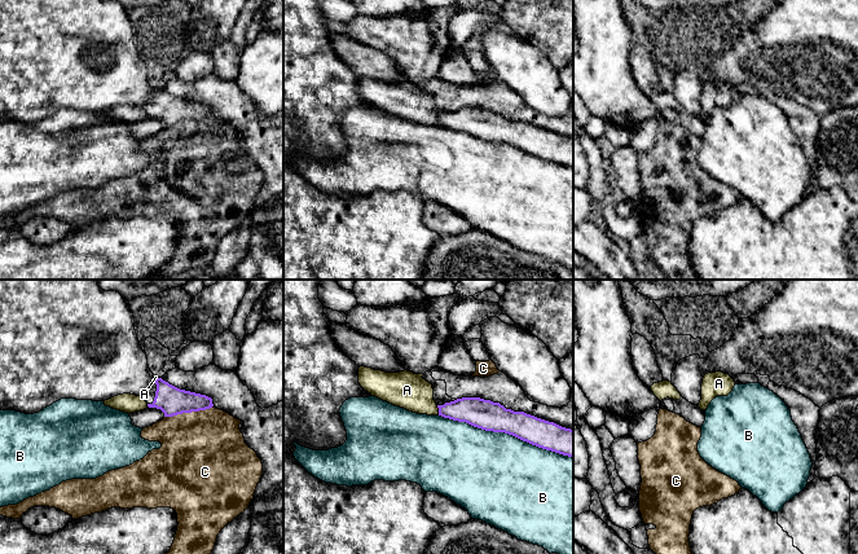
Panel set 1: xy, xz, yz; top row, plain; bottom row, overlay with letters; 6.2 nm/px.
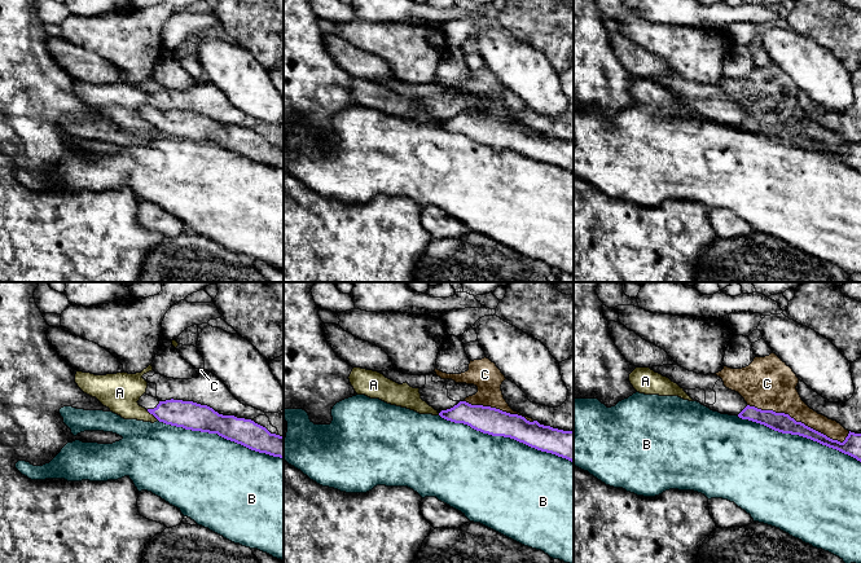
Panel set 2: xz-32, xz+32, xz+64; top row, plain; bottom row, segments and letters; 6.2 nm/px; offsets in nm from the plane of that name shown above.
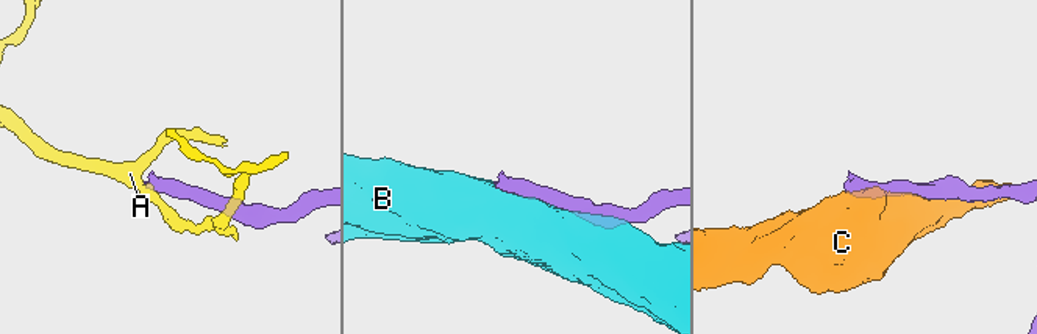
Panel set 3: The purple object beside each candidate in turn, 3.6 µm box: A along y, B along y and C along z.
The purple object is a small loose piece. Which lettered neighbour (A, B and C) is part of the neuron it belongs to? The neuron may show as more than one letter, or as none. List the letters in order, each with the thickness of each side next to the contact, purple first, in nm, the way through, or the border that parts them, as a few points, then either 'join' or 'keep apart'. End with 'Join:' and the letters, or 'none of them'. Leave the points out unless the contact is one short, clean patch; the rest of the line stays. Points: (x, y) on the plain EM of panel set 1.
A: 180/220 nm | along xz (436, 115), (439, 124) | keep apart
B: 190/500 nm | keep apart
C: 180/480 nm | keep apart
Join: none of them

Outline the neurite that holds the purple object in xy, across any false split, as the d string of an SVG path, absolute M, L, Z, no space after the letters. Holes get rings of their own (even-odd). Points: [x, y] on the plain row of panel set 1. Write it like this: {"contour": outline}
{"contour": "M0 0L0 120L34 124L61 109L105 111L123 104L141 106L149 118L160 119L164 127L206 120L214 116L212 109L206 105L180 100L162 88L155 89L153 87L148 75L148 66L137 49L129 12L119 3L105 0Z"}

